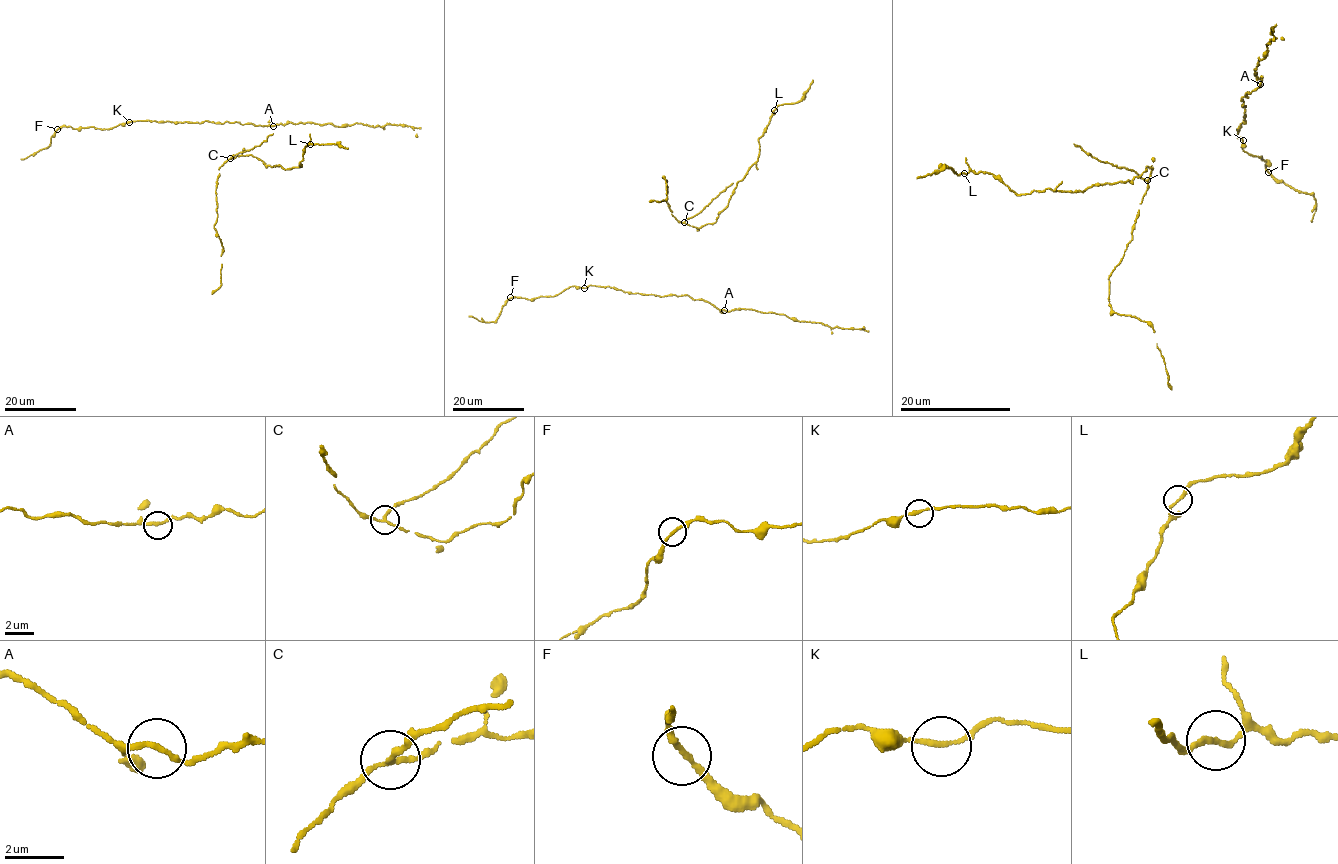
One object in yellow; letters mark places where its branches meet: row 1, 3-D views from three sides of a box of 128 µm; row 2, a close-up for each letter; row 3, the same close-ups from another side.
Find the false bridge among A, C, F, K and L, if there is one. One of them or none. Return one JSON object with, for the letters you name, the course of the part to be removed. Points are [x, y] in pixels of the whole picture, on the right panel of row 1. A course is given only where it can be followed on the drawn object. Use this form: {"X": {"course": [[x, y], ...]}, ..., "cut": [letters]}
{"C": {"course": [[1148, 180], [1132, 170], [1098, 161], [1074, 143]]}, "cut": ["C"]}

